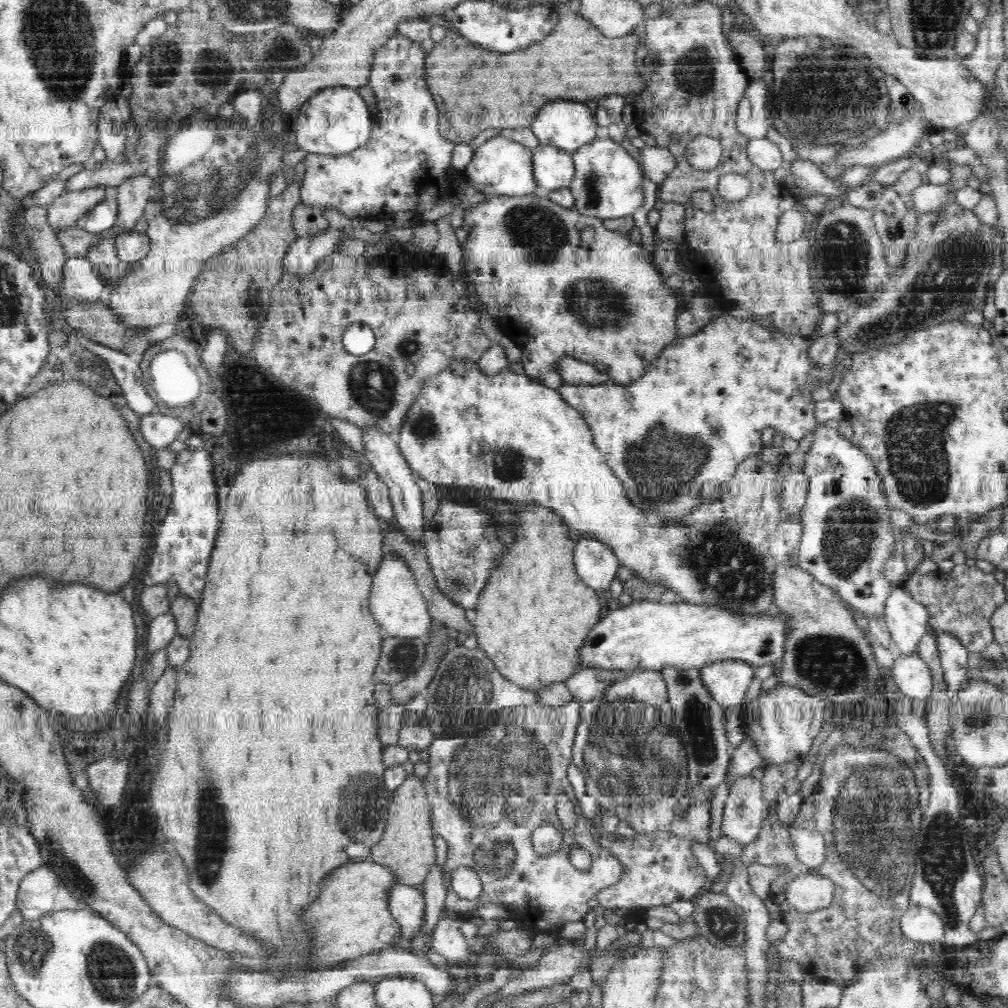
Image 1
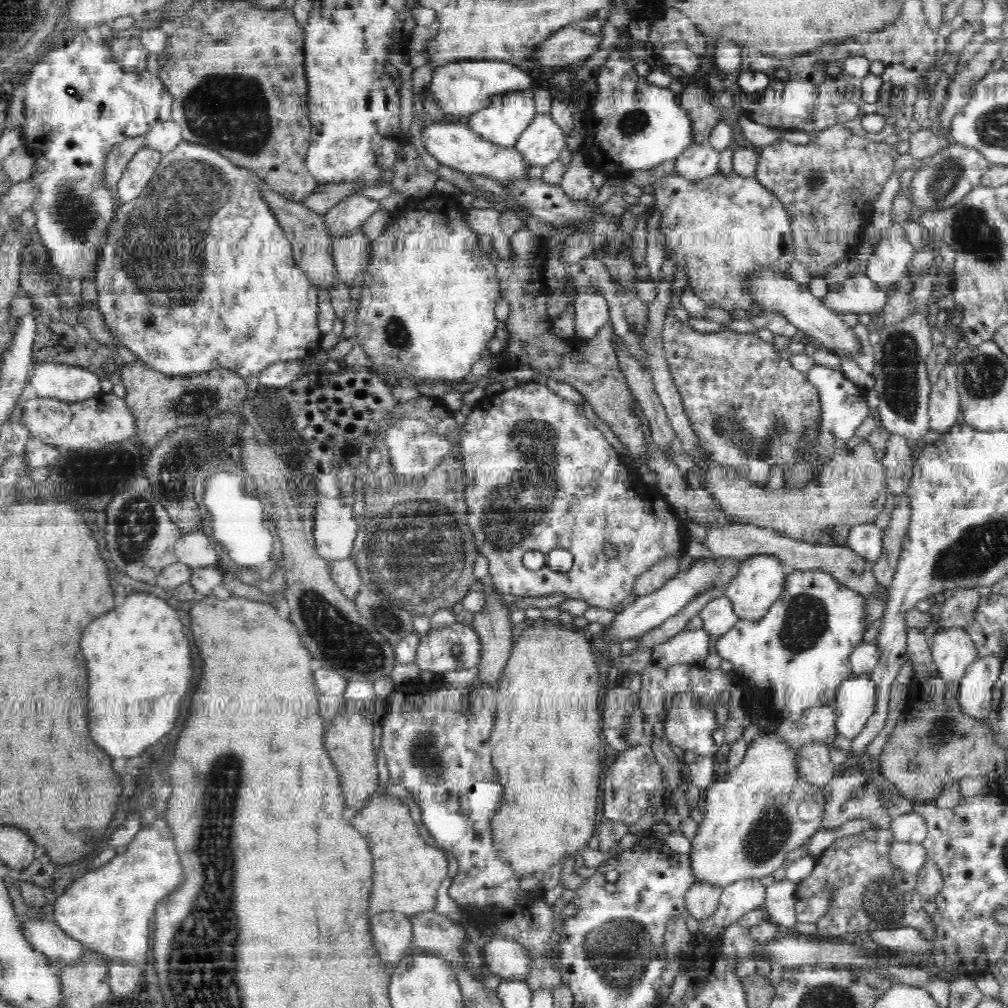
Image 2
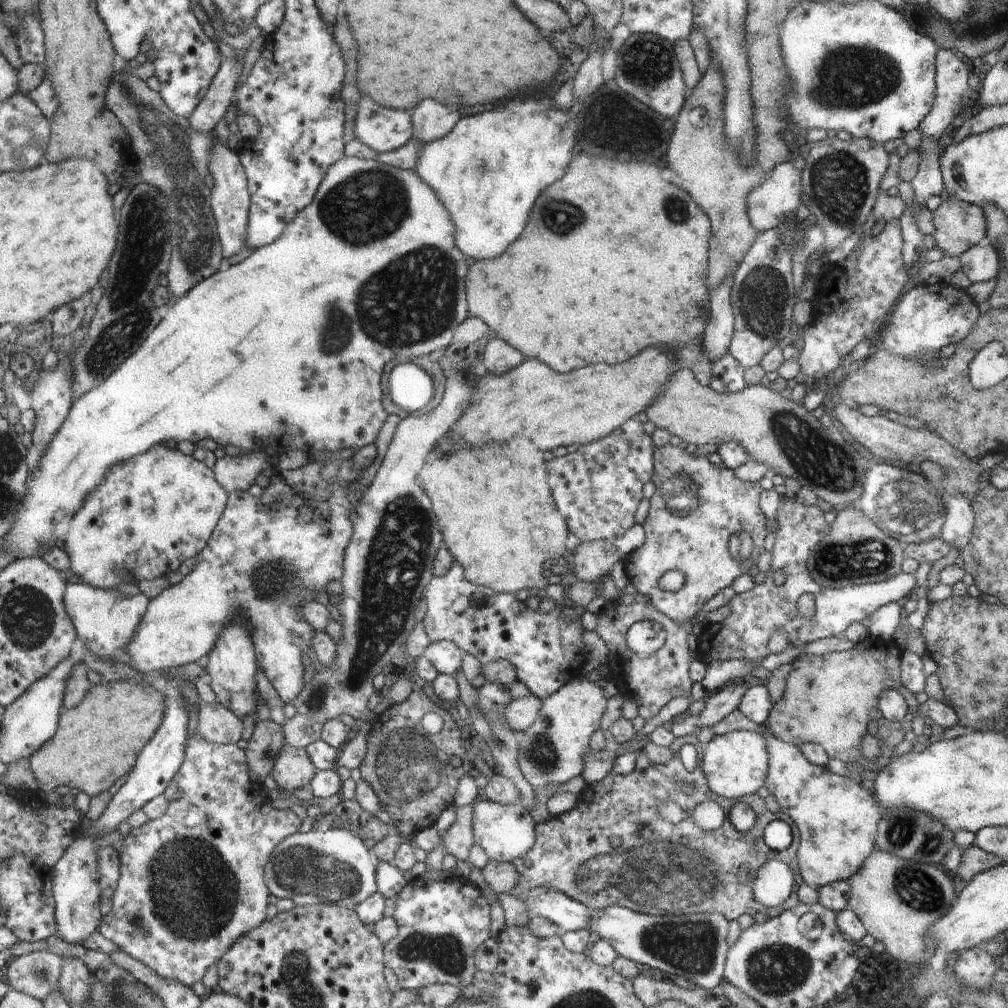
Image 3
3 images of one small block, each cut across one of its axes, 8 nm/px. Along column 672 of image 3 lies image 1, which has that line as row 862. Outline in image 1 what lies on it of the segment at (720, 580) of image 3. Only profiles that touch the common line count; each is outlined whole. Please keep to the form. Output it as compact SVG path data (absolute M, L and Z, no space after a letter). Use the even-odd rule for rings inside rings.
M573 699L566 704L549 707L543 705L542 703L535 703L531 705L522 705L522 706L512 706L511 709L500 709L496 710L496 714L492 714L492 718L488 718L488 726L482 726L478 732L466 732L464 735L452 736L452 737L435 737L433 741L429 744L429 759L427 765L429 766L429 774L422 780L423 787L427 796L427 800L431 805L431 825L434 834L442 836L447 842L448 851L447 851L447 860L444 865L443 879L444 886L447 890L447 897L445 900L445 908L456 913L461 918L471 918L472 912L484 904L500 904L502 908L506 908L508 912L511 913L511 918L514 918L520 926L525 927L526 929L533 930L536 934L548 934L560 930L564 924L568 922L583 922L584 916L591 910L591 907L588 905L590 898L596 896L601 890L604 890L604 887L616 884L620 882L620 878L624 876L624 865L620 861L609 853L607 850L604 850L596 837L590 833L592 830L593 820L585 818L581 811L579 810L579 801L576 799L572 791L570 782L567 779L567 771L569 764L573 763L573 745L575 742L575 734L577 728L580 724L580 717L582 712L582 702L577 699ZM558 794L565 794L569 797L575 808L577 809L577 823L575 824L575 829L563 829L560 819L558 819L558 814L556 813L556 799ZM544 823L553 824L556 827L556 830L561 831L562 833L562 846L556 851L551 852L550 854L538 855L536 849L534 849L531 842L531 836L533 830L540 828ZM571 848L584 848L588 850L591 854L591 869L589 870L579 870L576 869L568 859L568 852ZM459 866L467 866L471 868L478 874L480 880L483 884L483 891L476 900L466 900L465 898L460 898L451 887L451 878L452 872L456 870Z

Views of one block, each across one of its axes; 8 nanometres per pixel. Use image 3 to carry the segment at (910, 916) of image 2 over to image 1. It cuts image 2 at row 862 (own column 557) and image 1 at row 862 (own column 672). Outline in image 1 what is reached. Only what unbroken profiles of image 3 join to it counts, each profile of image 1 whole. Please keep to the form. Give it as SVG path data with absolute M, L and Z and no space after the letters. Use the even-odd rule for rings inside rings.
M848 745L835 746L827 752L821 771L818 786L803 799L798 815L792 820L790 826L784 826L776 818L776 812L774 812L776 808L772 808L766 820L762 821L758 836L750 844L743 846L739 858L746 867L749 867L752 862L759 862L764 866L785 865L789 867L789 871L779 876L770 886L769 898L781 908L782 920L787 924L788 929L782 940L771 944L770 960L799 962L807 971L808 976L814 975L819 979L840 984L842 987L846 987L858 978L858 974L864 970L866 964L873 960L888 960L894 957L914 958L914 962L922 960L922 965L924 965L934 954L932 944L908 940L903 935L899 922L911 905L915 859L918 856L914 841L919 834L920 818L923 814L918 800L922 798L924 792L928 794L929 784L926 784L924 788L918 788L916 774L912 768L908 768L908 764L900 762L894 754L868 746L864 748ZM790 828L814 828L826 838L827 859L820 867L809 869L798 859L794 843L790 838ZM809 872L828 877L832 881L832 886L836 887L836 906L832 906L832 910L820 909L820 914L799 913L788 904L785 890L788 890L788 886L796 877Z

